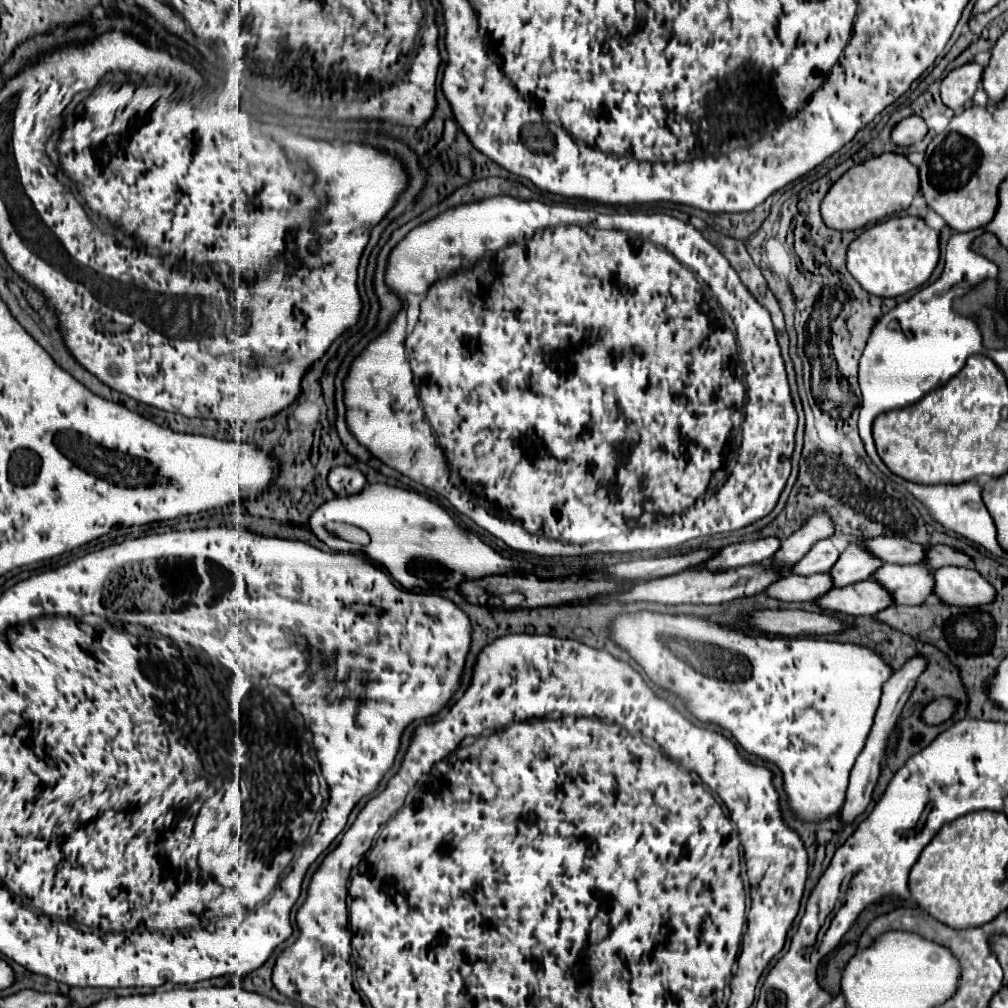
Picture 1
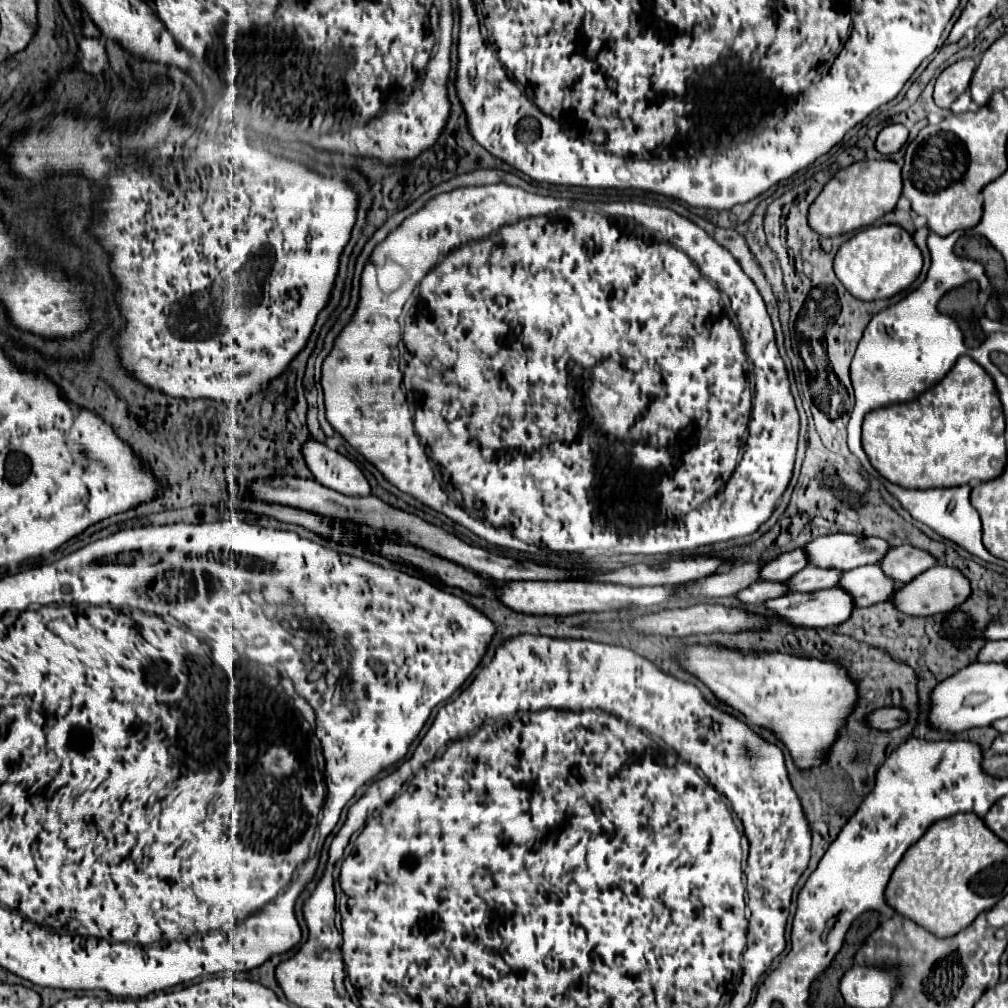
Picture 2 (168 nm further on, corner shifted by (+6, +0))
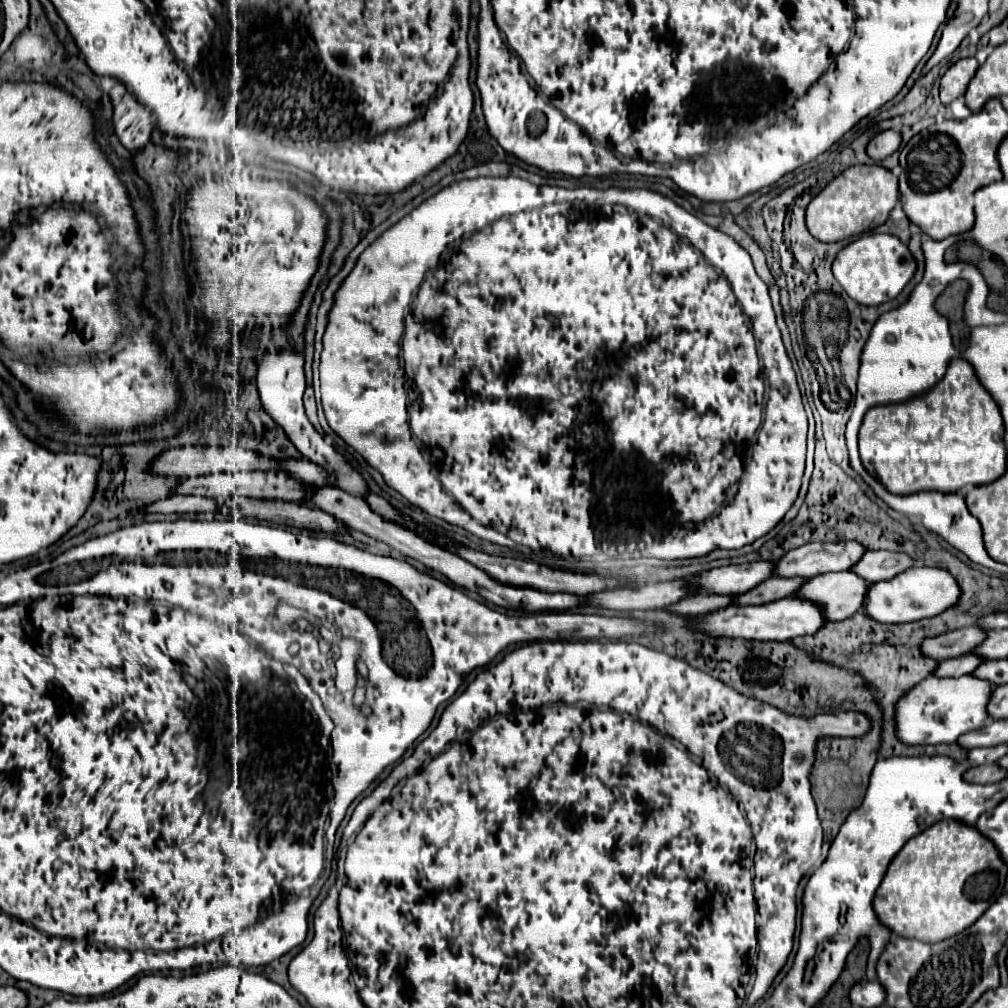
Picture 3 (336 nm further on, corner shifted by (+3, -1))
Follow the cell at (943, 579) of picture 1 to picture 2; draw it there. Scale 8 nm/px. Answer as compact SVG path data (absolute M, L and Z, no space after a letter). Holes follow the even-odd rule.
M934 566L932 570L926 570L920 576L916 576L914 580L910 580L908 584L904 584L900 588L900 592L896 592L894 602L906 614L932 616L932 614L938 614L938 612L952 612L956 606L966 602L970 592L972 592L970 580L960 570L948 568L948 566Z

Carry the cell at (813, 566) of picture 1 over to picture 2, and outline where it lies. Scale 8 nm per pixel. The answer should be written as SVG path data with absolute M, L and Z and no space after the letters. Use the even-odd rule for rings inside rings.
M796 548L764 564L764 580L784 580L786 582L794 574L804 570L806 566L808 566L808 552L804 548Z

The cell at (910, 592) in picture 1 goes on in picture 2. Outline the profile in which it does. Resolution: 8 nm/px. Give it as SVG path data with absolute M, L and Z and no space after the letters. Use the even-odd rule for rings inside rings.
M862 566L854 568L852 572L844 572L840 586L854 596L854 604L858 608L886 602L898 590L894 578L884 574L880 566Z

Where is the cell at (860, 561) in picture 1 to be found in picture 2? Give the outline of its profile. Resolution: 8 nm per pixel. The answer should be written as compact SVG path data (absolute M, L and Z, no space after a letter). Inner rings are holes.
M808 566L804 568L804 572L798 572L792 580L788 580L788 584L792 584L794 592L816 592L838 586L840 578L840 570L822 570L818 566Z

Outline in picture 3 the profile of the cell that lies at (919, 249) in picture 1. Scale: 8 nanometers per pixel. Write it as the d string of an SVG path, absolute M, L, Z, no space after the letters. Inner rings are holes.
M863 235L849 245L845 245L835 261L833 275L843 287L843 291L859 305L881 305L895 299L915 273L915 259L911 257L907 245L903 245L895 235Z

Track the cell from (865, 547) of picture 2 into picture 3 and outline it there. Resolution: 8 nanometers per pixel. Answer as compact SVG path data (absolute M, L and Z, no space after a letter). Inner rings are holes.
M857 541L807 543L799 549L787 551L779 561L775 561L773 575L807 579L829 571L847 571L863 553L865 547Z

